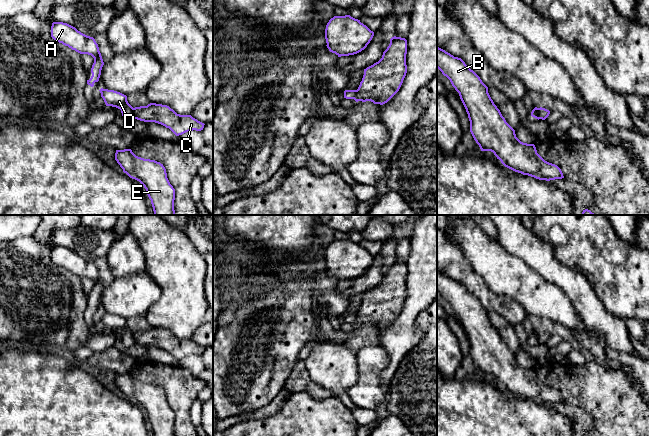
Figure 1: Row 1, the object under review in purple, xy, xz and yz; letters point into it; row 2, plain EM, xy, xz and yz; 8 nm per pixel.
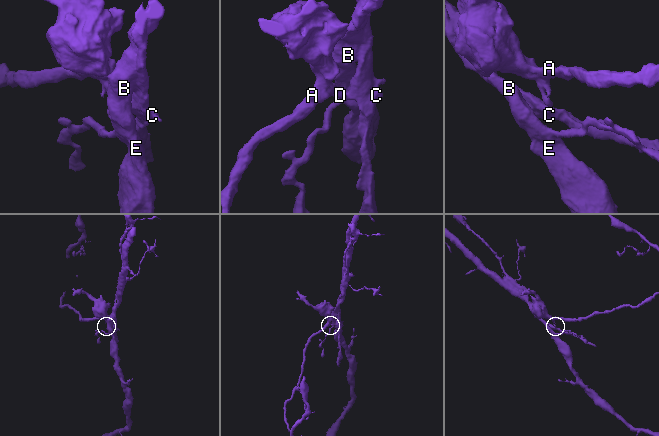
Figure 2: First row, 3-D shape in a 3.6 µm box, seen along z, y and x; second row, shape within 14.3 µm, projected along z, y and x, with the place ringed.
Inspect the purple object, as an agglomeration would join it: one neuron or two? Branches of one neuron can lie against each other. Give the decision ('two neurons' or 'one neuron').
two neurons

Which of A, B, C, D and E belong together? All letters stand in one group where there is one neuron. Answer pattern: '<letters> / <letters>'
A D / B C E

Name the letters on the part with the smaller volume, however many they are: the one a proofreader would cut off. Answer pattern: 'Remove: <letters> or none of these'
Remove: A, D

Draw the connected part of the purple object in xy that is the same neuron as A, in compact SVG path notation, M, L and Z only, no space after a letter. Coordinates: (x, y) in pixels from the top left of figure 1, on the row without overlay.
M63 246L52 247L51 261L55 265L68 270L80 278L88 278L94 282L94 287L91 292L92 300L87 304L87 308L93 311L94 307L99 305L101 294L104 289L95 263L81 257L75 251Z

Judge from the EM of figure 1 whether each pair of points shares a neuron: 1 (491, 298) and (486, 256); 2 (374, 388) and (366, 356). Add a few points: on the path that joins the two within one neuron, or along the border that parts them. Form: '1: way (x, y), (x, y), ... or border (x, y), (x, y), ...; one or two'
1: border (475, 272), (493, 292), (512, 299); two
2: way (369, 380), (369, 364); one

